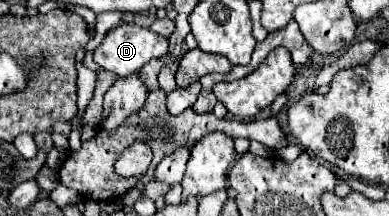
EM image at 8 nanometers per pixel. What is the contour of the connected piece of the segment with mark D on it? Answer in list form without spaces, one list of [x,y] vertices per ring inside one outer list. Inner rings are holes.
[[[120,24],[118,28],[110,30],[102,42],[102,46],[94,52],[94,62],[108,70],[114,72],[116,76],[124,78],[124,76],[132,76],[136,74],[146,62],[150,62],[152,58],[162,58],[168,54],[168,40],[164,36],[154,34],[150,28],[138,26],[138,24]]]

